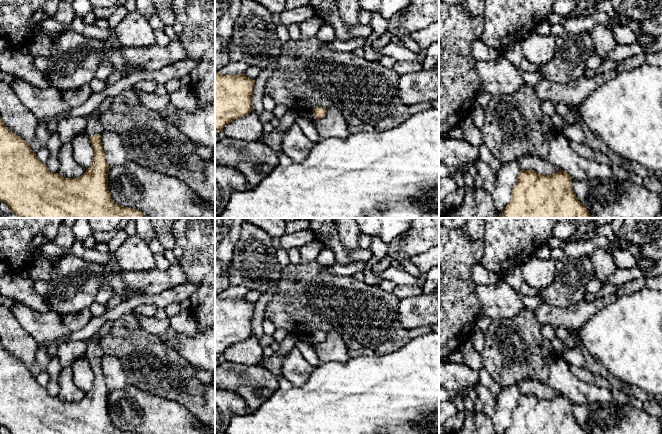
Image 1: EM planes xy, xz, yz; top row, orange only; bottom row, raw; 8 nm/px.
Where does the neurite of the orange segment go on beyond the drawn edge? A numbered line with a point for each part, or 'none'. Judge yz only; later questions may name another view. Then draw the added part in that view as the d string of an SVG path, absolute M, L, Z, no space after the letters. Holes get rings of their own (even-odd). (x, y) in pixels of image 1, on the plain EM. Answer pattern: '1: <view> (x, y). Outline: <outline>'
none

